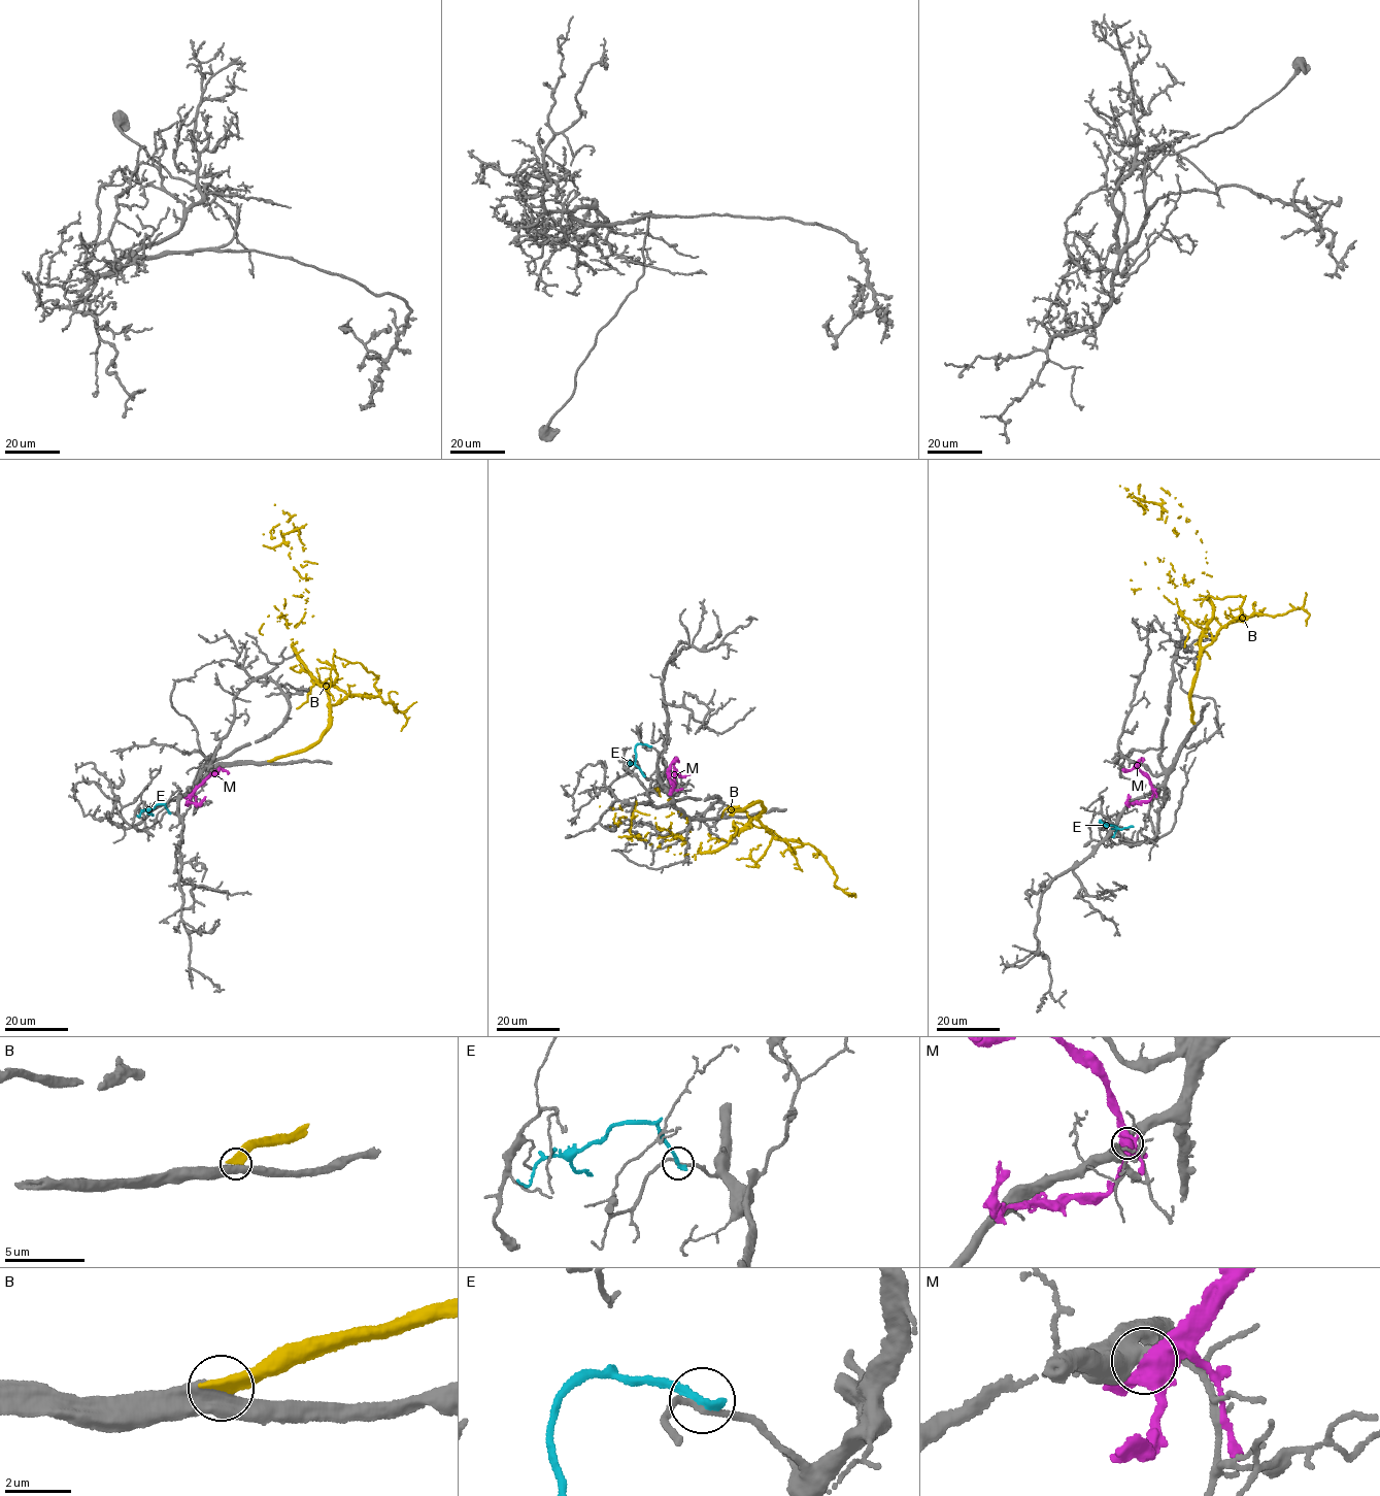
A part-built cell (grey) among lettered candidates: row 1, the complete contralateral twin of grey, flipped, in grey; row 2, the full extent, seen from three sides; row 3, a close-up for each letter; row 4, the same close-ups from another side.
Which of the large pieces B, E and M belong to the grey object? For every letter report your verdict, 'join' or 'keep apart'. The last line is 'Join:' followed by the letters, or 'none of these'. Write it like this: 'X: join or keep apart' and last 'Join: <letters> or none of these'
B: join
E: keep apart
M: keep apart
Join: B

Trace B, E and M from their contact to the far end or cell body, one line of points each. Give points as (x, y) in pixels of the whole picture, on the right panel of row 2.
B: (1195, 723), (1189, 695), (1213, 607), (1206, 552), (1197, 531), (1176, 535), (1162, 505), (1119, 485)
E: (1106, 826), (1101, 822), (1123, 829), (1133, 827)
M: (1153, 791), (1148, 777), (1137, 767), (1143, 760)

